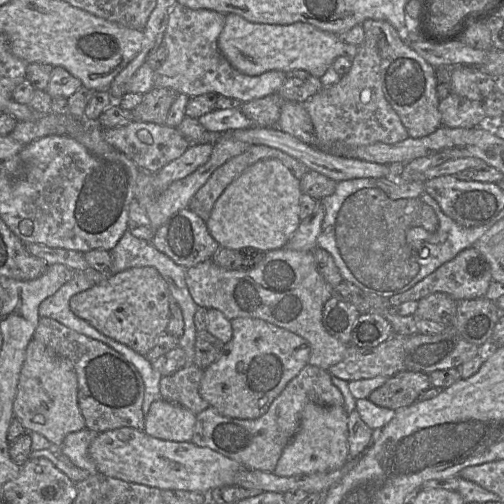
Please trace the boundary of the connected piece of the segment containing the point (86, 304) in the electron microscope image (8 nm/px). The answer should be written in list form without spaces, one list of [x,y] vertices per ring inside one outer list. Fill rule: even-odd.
[[[154,267],[132,268],[109,275],[104,281],[80,292],[70,299],[71,310],[87,321],[99,332],[122,343],[142,356],[146,356],[155,346],[157,339],[167,333],[170,319],[171,294],[168,284]]]

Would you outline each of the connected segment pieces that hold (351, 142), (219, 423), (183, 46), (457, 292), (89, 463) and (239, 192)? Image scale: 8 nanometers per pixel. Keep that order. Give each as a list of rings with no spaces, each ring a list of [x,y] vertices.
[[[365,40],[364,43],[362,43],[358,47],[358,53],[355,56],[355,58],[352,60],[352,66],[350,71],[346,75],[342,76],[339,83],[331,86],[323,87],[320,91],[318,91],[316,94],[310,97],[306,102],[303,103],[305,103],[305,108],[307,109],[314,126],[315,134],[317,137],[316,148],[322,150],[332,149],[335,148],[336,146],[367,146],[375,143],[395,144],[409,138],[406,128],[402,124],[399,116],[394,111],[390,103],[387,101],[383,93],[382,80],[381,80],[381,59],[380,59],[378,49],[376,45],[369,45],[368,43],[365,42]]]
[[[309,363],[286,385],[268,411],[259,418],[231,418],[209,406],[196,415],[191,441],[235,460],[247,469],[273,473],[283,449],[299,428],[302,409],[308,402],[342,407],[345,404],[344,397],[332,383],[329,372]]]
[[[176,3],[170,11],[163,45],[167,49],[164,63],[154,71],[153,85],[172,88],[189,97],[215,92],[244,103],[276,93],[288,75],[269,70],[250,76],[235,69],[218,48],[218,37],[224,28],[226,14],[209,9],[192,9]]]
[[[474,247],[459,252],[452,260],[442,264],[434,272],[417,282],[410,289],[389,298],[391,307],[407,301],[419,301],[435,292],[443,292],[456,301],[485,296],[492,281],[491,269],[485,257]]]
[[[86,427],[78,432],[69,433],[60,445],[71,463],[90,475],[97,474],[97,467],[89,455],[89,446],[99,433],[89,430]]]
[[[278,159],[259,160],[237,177],[217,199],[206,221],[211,236],[220,247],[231,250],[255,248],[269,252],[286,246],[297,230],[300,220],[300,180]]]

